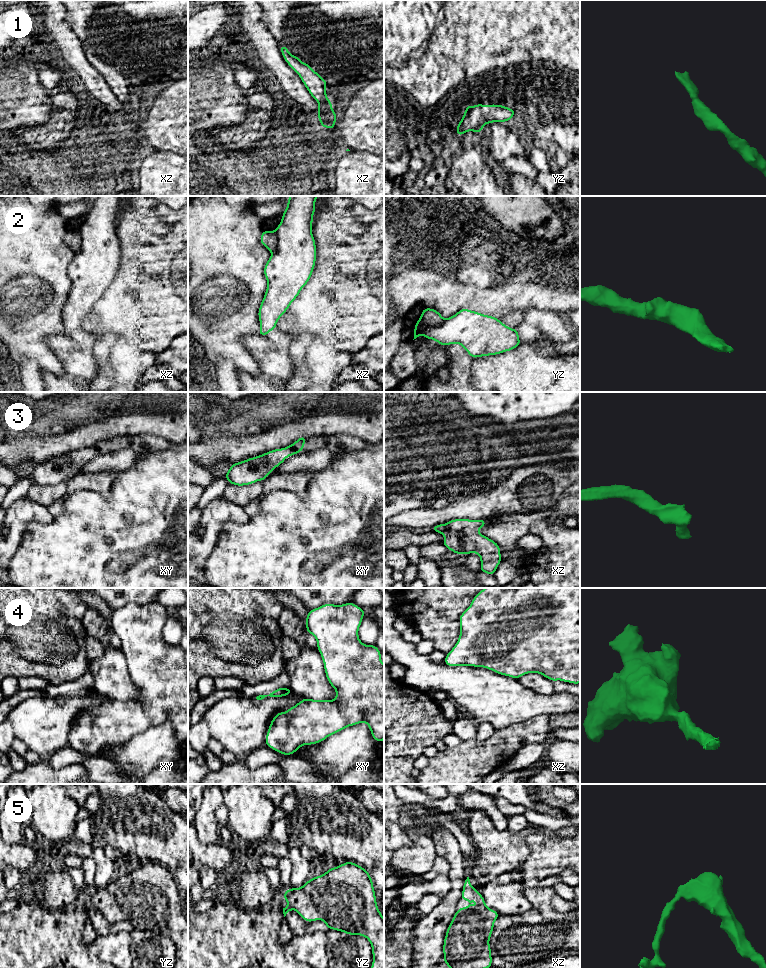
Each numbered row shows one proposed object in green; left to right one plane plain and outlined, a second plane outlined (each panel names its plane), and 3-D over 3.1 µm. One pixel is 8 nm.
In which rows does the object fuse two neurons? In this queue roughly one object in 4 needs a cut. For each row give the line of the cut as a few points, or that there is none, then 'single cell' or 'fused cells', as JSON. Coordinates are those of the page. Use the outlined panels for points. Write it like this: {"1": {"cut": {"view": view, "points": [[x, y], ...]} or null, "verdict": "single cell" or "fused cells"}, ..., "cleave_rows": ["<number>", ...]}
{"1": {"cut": null, "verdict": "single cell"}, "2": {"cut": {"view": "yz", "points": [[419, 319], [426, 327], [438, 326], [444, 320]]}, "verdict": "fused cells"}, "3": {"cut": null, "verdict": "single cell"}, "4": {"cut": null, "verdict": "single cell"}, "5": {"cut": null, "verdict": "single cell"}, "cleave_rows": ["2"]}

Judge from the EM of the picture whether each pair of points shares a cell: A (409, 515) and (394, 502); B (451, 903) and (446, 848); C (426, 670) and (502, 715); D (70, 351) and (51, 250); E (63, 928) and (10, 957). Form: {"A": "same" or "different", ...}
{"A": "different", "B": "same", "C": "same", "D": "different", "E": "same"}

